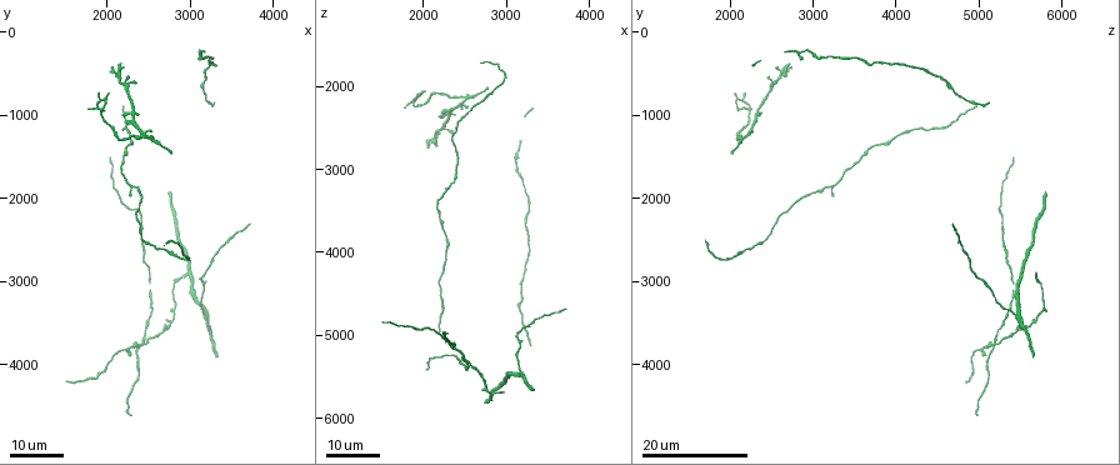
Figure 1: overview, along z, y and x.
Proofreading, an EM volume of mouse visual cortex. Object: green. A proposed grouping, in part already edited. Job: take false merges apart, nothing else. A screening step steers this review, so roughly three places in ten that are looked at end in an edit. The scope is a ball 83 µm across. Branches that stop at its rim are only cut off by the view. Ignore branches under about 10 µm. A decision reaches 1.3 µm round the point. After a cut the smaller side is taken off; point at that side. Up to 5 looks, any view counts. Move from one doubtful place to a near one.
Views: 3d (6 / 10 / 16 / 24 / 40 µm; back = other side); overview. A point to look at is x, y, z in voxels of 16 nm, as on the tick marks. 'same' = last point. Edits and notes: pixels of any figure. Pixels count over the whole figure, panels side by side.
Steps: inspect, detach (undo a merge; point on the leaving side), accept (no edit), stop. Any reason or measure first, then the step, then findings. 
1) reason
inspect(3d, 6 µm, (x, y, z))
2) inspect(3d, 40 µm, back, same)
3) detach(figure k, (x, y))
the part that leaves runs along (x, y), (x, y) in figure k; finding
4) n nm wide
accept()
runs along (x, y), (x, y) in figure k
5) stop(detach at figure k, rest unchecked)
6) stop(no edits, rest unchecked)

narrows sharply
inspect(3d, 16 µm, (2200, 1550, 3550))

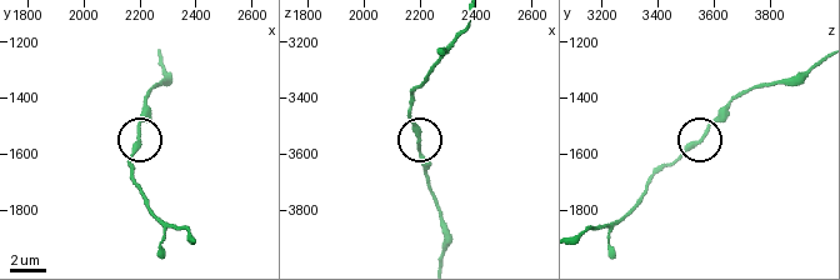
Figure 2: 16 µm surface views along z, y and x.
closer look
inspect(3d, 6 µm, (2190, 1520, 3580))

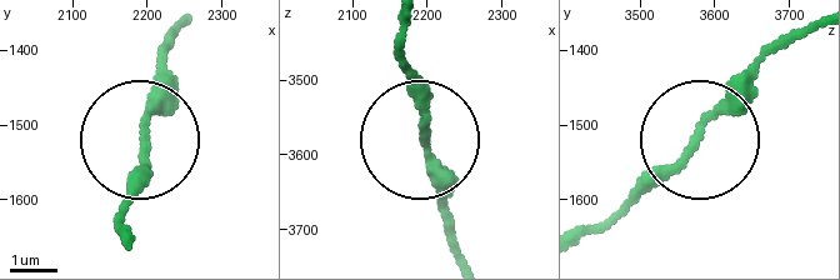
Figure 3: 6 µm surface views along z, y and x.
accept()
runs along (461, 253), (406, 54) in figure 3; continuous, no second cell

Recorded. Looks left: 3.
side arm on a straight run
inspect(3d, 16 µm, (2500, 1250, 2200))

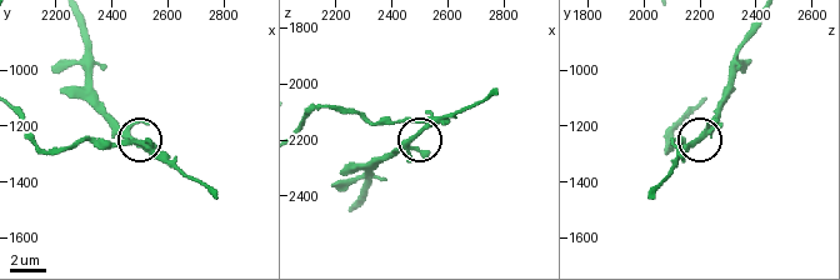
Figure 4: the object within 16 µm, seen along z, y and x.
inspect(3d, 6 µm, (2500, 1260, 2170))

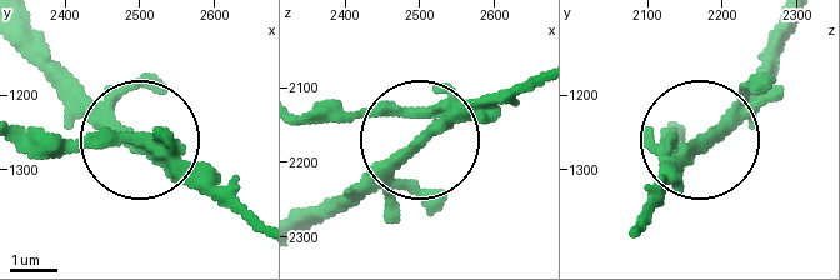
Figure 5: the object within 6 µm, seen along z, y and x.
detach(figure 5, (89, 134))
the part that leaves runs along (434, 111), (306, 111) in figure 5; a second cell is stuck on

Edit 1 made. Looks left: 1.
stop(detach at figure 5, rest unchecked)

